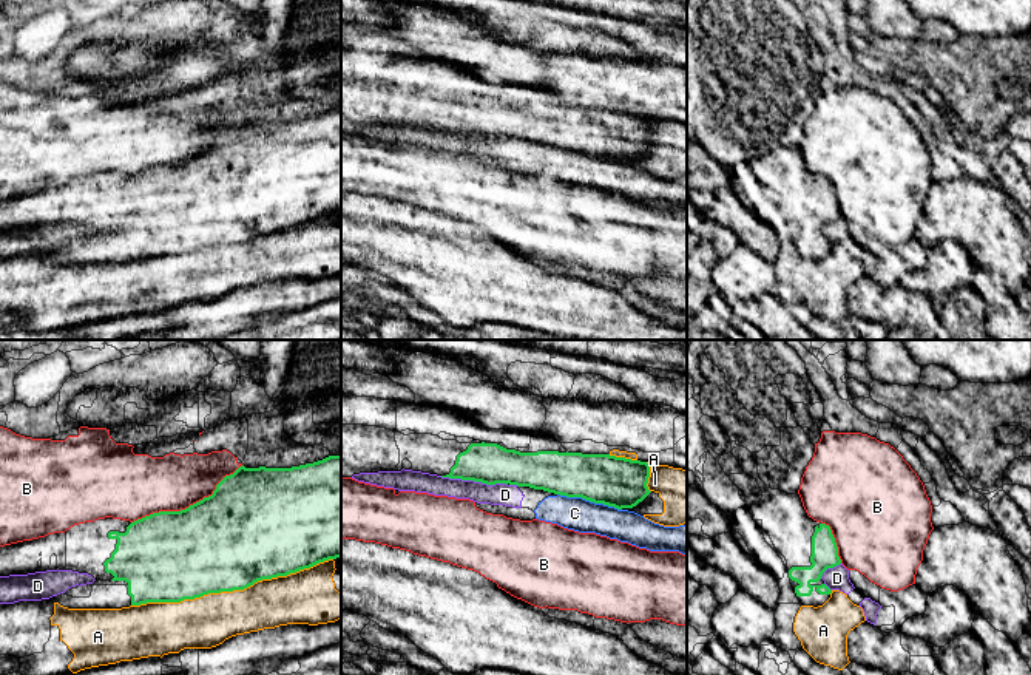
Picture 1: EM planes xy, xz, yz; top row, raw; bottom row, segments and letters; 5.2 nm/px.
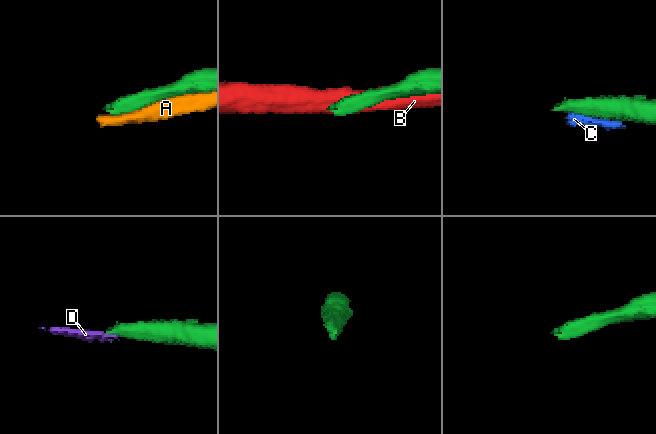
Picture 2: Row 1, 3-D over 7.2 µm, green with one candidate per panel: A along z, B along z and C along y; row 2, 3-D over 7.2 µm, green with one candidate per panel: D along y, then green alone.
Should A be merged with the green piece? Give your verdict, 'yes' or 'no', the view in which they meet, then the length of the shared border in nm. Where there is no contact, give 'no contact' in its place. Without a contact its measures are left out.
no | xy | 1100 nm

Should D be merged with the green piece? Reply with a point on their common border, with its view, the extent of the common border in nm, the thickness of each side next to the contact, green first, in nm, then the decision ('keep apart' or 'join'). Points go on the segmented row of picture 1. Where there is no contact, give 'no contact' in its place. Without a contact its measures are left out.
meets green in xz at (474, 481); contact 360 nm long; 220 nm thick on the green side, 110 nm on the other; keep apart

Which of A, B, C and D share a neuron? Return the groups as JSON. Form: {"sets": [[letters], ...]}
{"sets": [["A"], ["B"], ["C", "D"]]}

